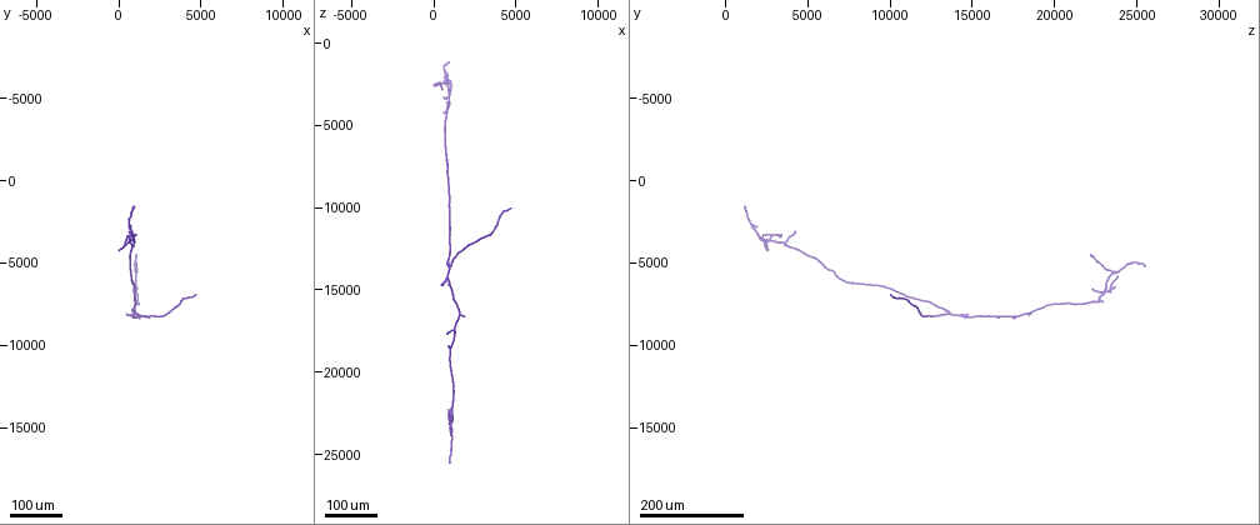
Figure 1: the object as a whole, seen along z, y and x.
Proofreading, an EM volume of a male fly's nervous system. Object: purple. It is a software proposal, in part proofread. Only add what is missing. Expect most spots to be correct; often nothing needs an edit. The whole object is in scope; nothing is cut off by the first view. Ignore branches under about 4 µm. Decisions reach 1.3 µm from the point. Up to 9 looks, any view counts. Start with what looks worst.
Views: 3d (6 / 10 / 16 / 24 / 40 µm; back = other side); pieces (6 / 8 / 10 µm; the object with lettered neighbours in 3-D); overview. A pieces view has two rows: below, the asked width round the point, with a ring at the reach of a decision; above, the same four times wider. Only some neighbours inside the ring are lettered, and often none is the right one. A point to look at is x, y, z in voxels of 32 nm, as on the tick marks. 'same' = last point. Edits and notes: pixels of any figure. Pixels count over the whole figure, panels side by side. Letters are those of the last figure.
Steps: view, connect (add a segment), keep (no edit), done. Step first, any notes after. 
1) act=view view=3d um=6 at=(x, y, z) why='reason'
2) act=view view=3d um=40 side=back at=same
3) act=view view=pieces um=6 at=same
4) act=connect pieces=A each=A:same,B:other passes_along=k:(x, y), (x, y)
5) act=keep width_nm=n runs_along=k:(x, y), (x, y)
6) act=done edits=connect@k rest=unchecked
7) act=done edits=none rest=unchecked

act=view view=3d um=40 at=(1800, 8200, 16400) why='an open end'

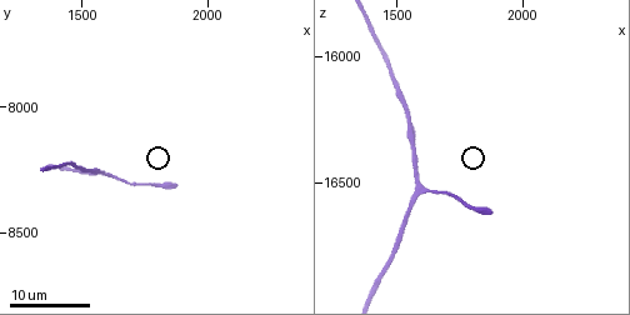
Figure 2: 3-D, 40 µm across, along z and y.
act=view view=pieces um=10 at=(1880, 8310, 16630) why='see the neighbours'

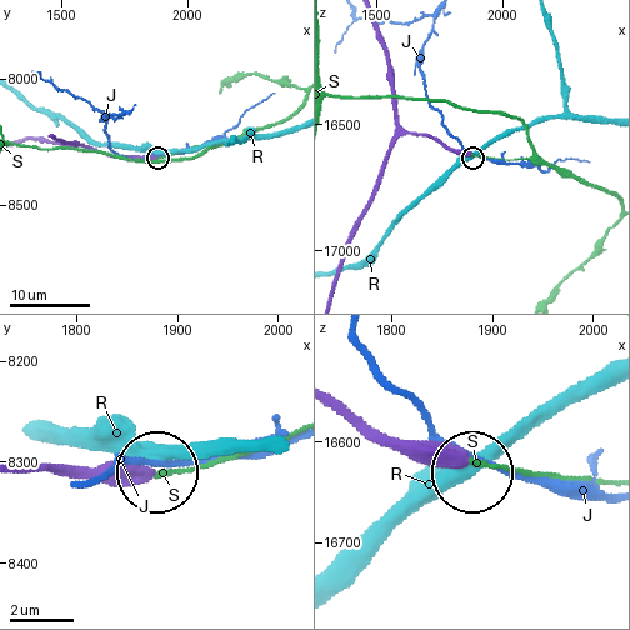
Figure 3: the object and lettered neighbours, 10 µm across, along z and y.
act=keep each=J:other,R:other,S:other runs_along=3:(339, 401), (379, 430), (444, 446), (465, 465) found='no lettered segment goes on from it'

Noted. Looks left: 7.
act=view view=3d um=40 at=(1000, 4000, 3600) why='an open end'

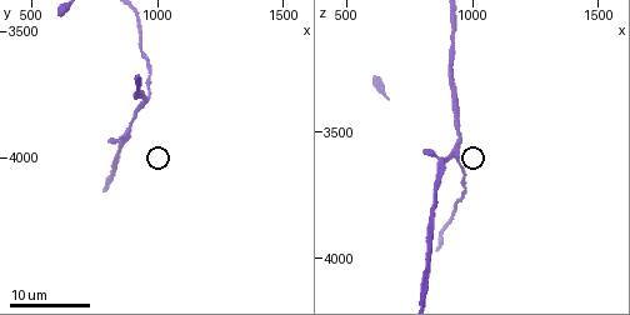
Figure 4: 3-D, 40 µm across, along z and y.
act=view view=pieces um=10 at=(810, 3930, 3580)

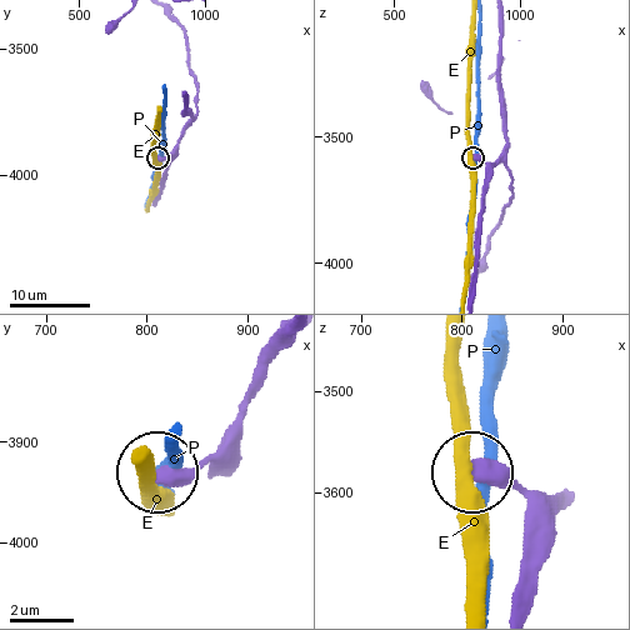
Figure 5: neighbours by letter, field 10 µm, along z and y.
act=keep each=E:other,P:other runs_along=5:(514, 608), (530, 510), (523, 494), (476, 473) found='none of them fits'

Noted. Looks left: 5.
act=view view=3d um=24 at=(600, 3600, 2200) why='an open end'

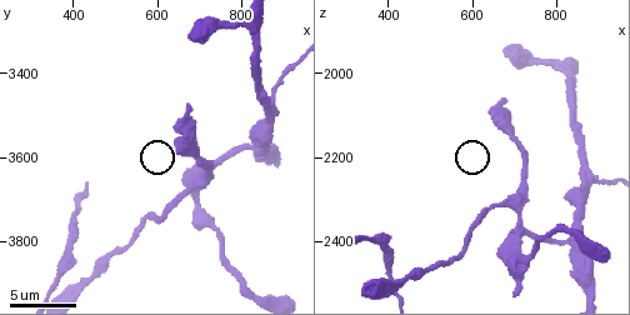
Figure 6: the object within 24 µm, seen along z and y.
act=view view=pieces um=8 at=(675, 3480, 2070) why='see the neighbours'

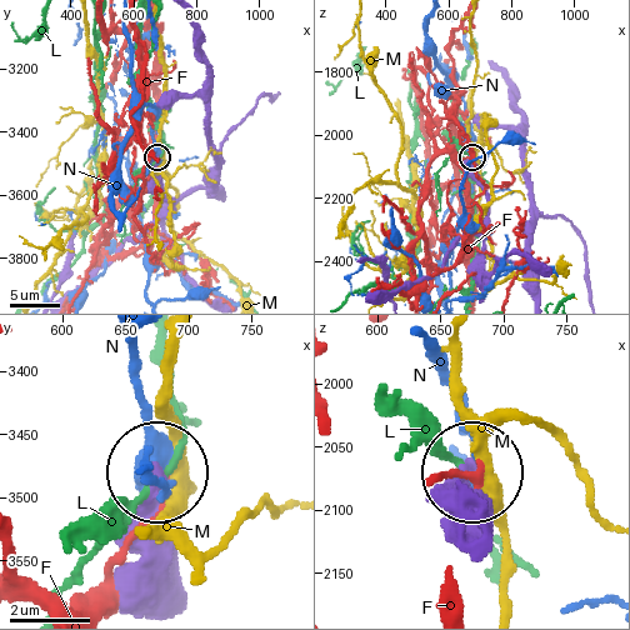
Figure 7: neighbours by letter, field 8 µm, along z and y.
act=keep each=F:other,L:other,M:other,N:other runs_along=7:(494, 538), (474, 470) found='no lettered segment goes on from it'

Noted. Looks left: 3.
act=view view=3d um=40 at=(800, 1600, 1200) why='end of a long branch'

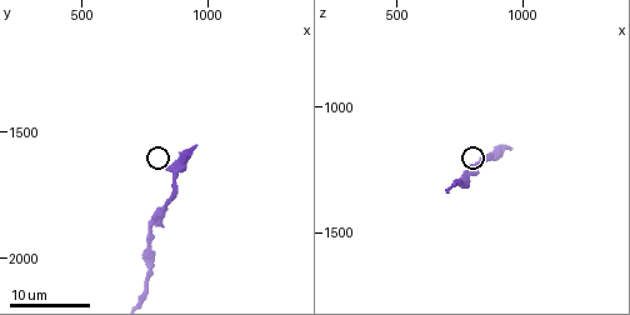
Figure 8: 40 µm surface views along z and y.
act=view view=3d um=10 at=(940, 1560, 1170)

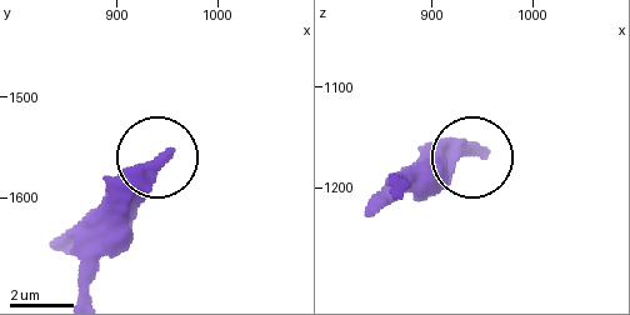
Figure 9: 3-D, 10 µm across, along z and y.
act=view view=pieces um=8 at=(952, 1558, 1162)

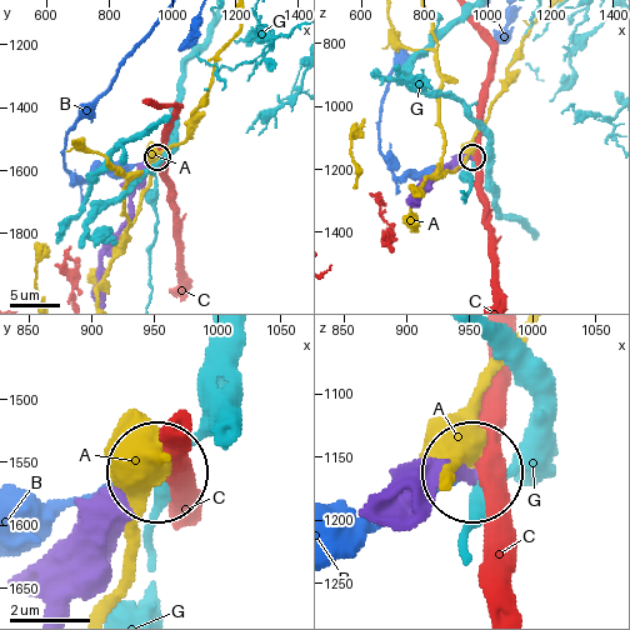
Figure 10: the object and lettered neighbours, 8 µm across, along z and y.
act=keep each=A:other,B:other,C:other,G:other found='none of them fits'

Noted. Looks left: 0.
act=done edits=none rest=unchecked

